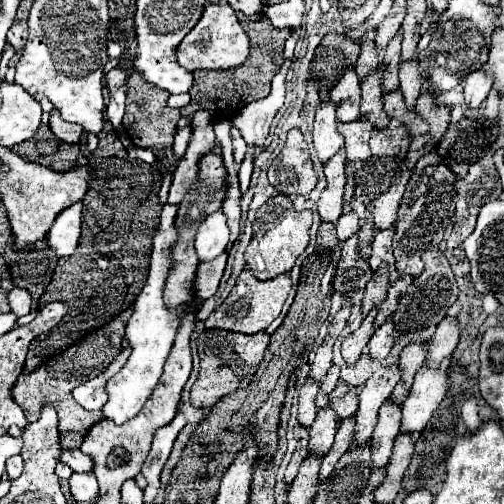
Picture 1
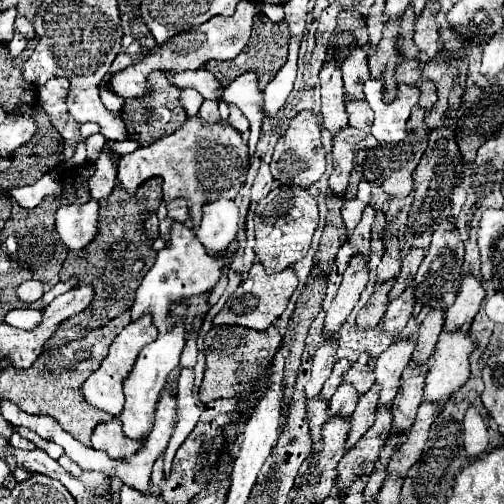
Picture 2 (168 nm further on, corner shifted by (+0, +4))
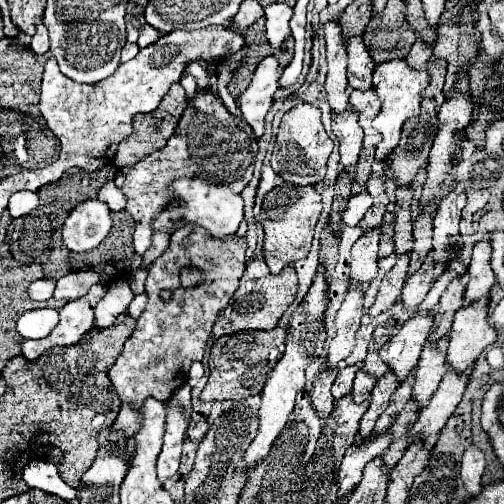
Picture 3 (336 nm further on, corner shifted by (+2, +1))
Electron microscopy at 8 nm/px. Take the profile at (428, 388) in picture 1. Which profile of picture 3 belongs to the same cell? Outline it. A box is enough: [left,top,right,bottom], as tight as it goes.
[448,302,498,372]

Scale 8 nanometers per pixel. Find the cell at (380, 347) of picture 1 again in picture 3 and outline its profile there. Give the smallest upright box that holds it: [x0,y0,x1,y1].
[402,254,434,308]

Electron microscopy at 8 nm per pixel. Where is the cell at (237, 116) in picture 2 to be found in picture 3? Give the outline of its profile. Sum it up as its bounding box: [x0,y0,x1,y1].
[216,46,246,116]

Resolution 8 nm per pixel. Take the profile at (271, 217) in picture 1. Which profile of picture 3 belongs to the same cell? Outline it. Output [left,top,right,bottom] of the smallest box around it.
[260,182,322,274]

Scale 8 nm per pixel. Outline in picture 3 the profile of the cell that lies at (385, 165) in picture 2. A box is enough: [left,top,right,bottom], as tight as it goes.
[390,98,438,184]

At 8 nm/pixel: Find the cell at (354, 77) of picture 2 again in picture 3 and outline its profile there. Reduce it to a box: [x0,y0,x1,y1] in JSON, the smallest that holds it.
[348,36,376,90]

